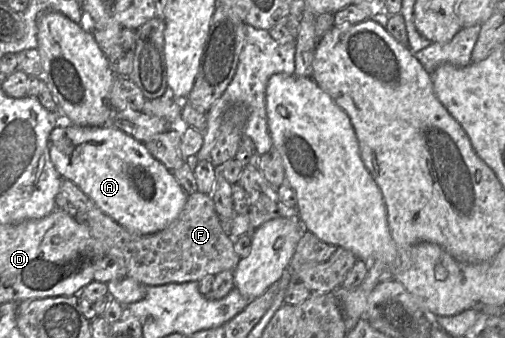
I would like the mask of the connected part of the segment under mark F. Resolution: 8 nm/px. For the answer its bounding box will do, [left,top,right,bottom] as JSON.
[55,179,241,287]

